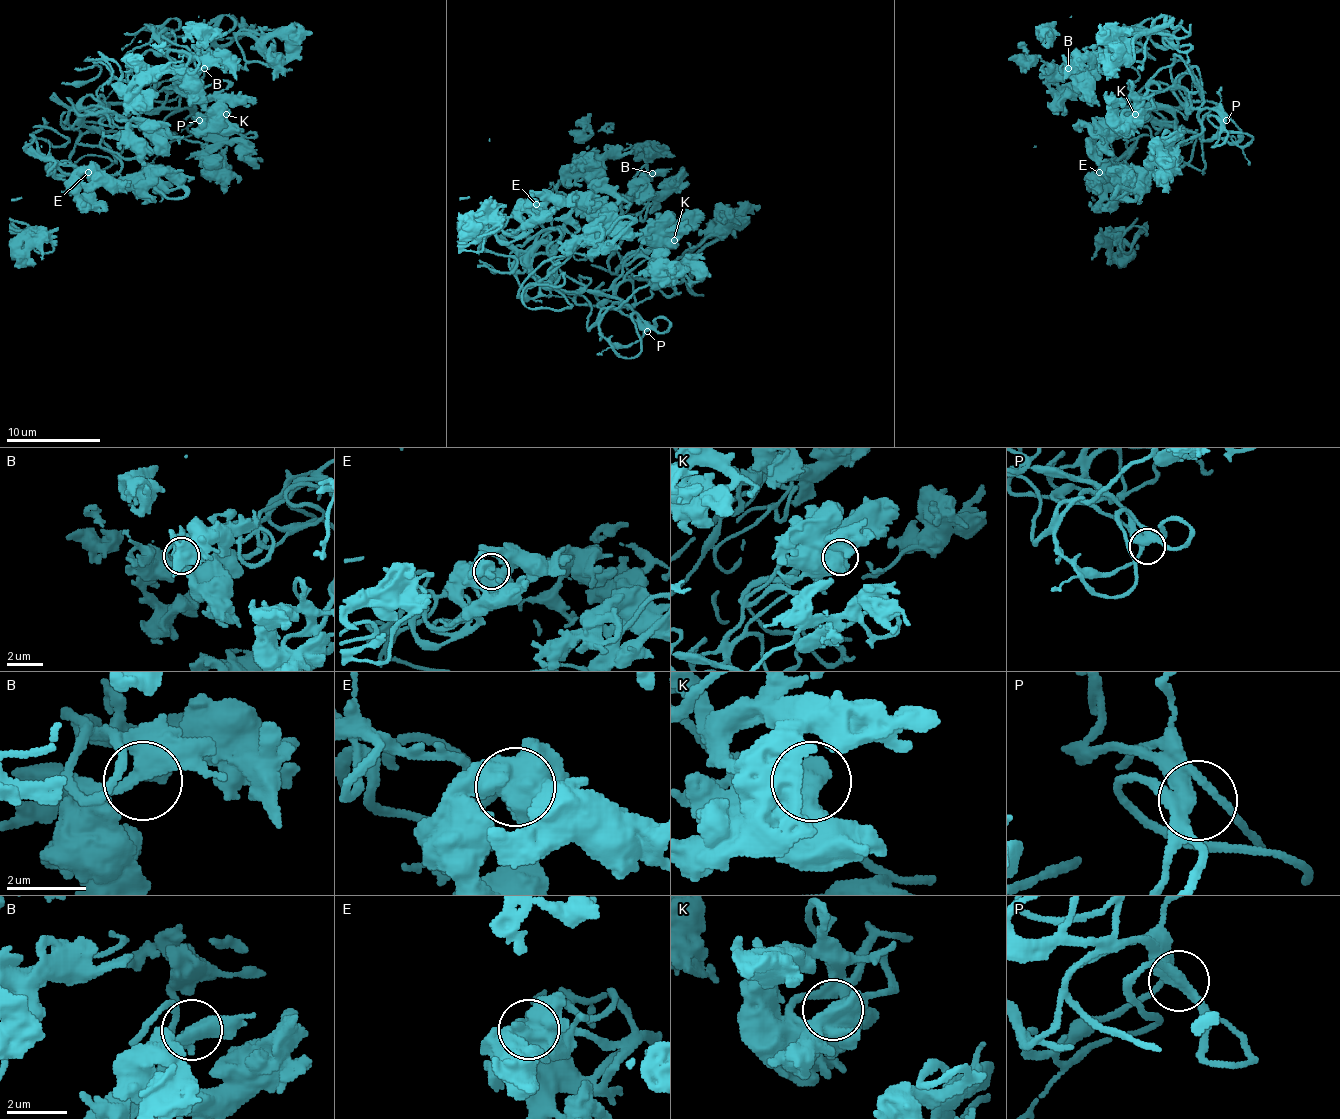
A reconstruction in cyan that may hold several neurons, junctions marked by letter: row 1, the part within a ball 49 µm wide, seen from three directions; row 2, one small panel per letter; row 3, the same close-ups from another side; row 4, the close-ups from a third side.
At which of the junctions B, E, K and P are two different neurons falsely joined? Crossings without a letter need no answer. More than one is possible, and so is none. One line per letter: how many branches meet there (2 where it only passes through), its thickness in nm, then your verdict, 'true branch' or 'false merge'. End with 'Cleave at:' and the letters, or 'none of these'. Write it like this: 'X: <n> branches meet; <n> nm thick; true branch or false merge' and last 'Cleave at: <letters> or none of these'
B: 4 branches meet; 360 nm thick; true branch
E: 3 branches meet; 550 nm thick; true branch
K: 1 branches meet; 950 nm thick; true branch
P: 4 branches meet; 340 nm thick; true branch
Cleave at: none of these

